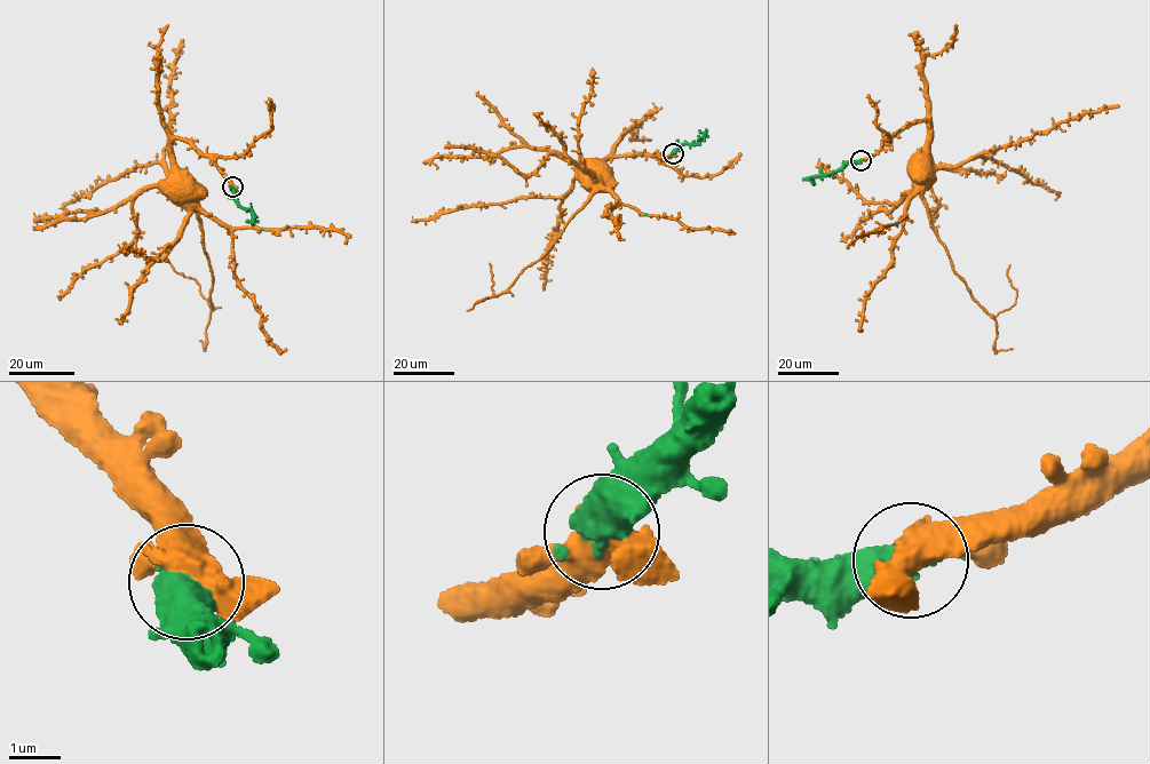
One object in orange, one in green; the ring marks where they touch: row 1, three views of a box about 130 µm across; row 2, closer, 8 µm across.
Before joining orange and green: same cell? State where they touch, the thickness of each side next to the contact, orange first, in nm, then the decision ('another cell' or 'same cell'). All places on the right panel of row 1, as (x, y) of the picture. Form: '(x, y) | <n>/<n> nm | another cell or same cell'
(861, 160) | 500/700 nm | same cell

